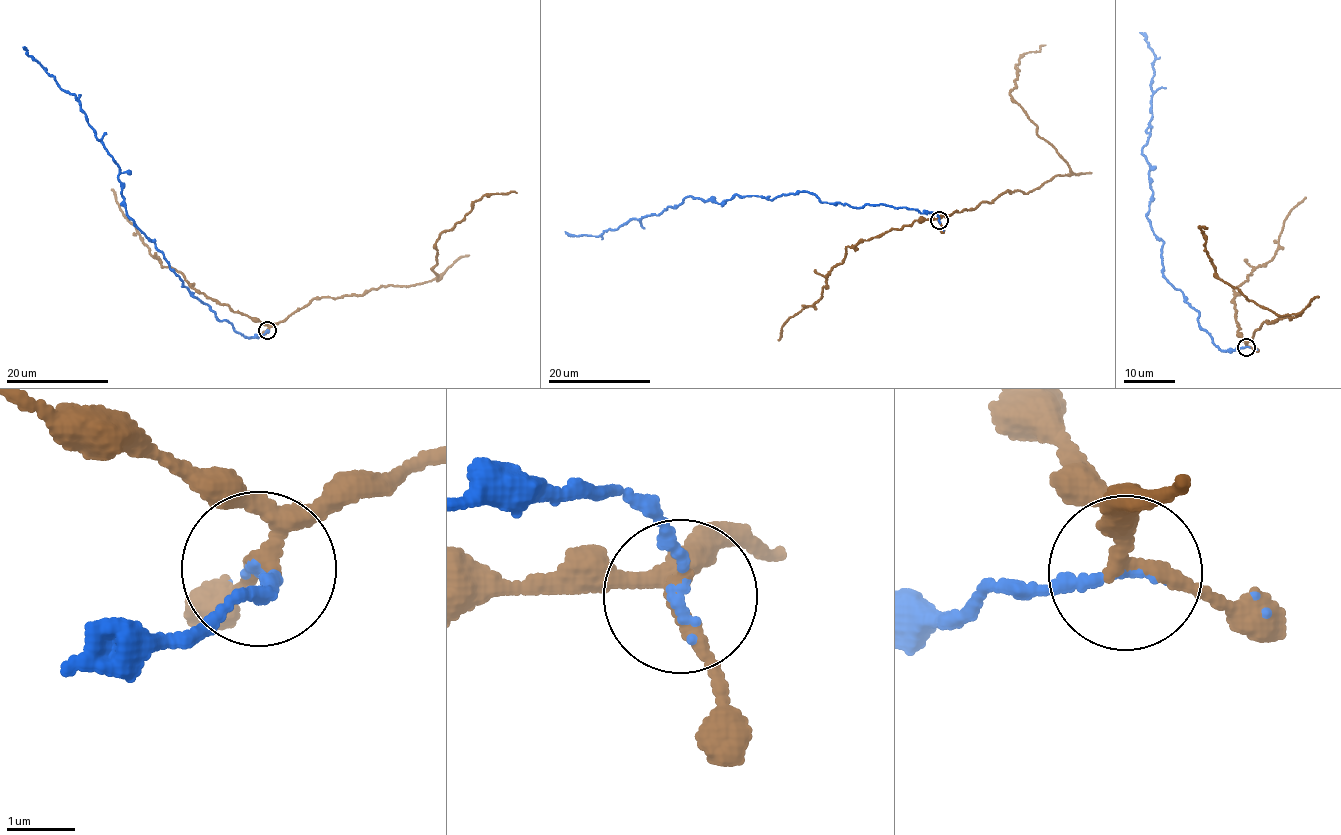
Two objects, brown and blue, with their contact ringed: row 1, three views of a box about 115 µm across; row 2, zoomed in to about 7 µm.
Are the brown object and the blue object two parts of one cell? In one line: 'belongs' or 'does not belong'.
belongs

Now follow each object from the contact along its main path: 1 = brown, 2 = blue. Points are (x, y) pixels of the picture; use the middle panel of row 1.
1: (939, 220), (1007, 191), (1027, 194), (1070, 174), (1010, 94), (1020, 58), (1045, 45)
2: (939, 220), (934, 212), (853, 207), (801, 191), (717, 204), (688, 196), (597, 236), (565, 232)

